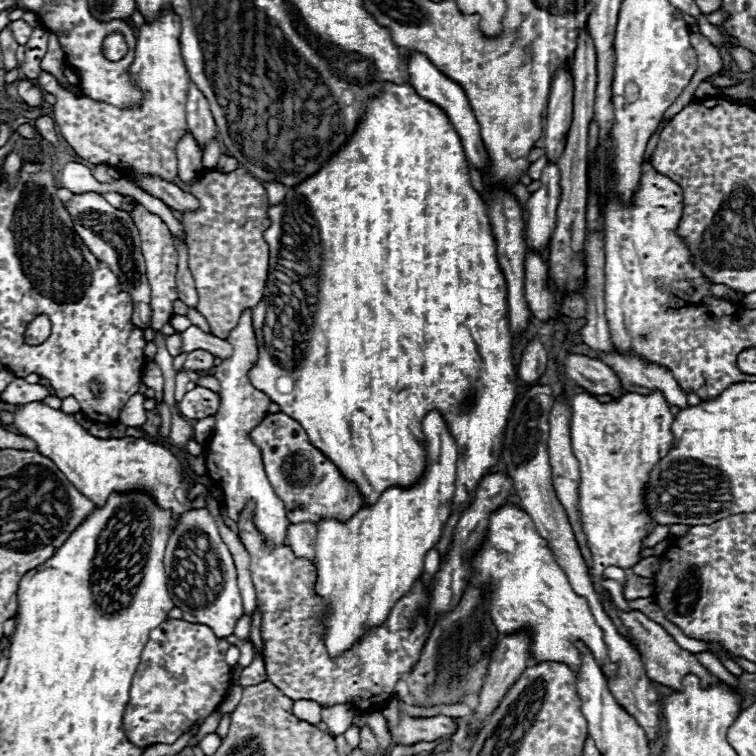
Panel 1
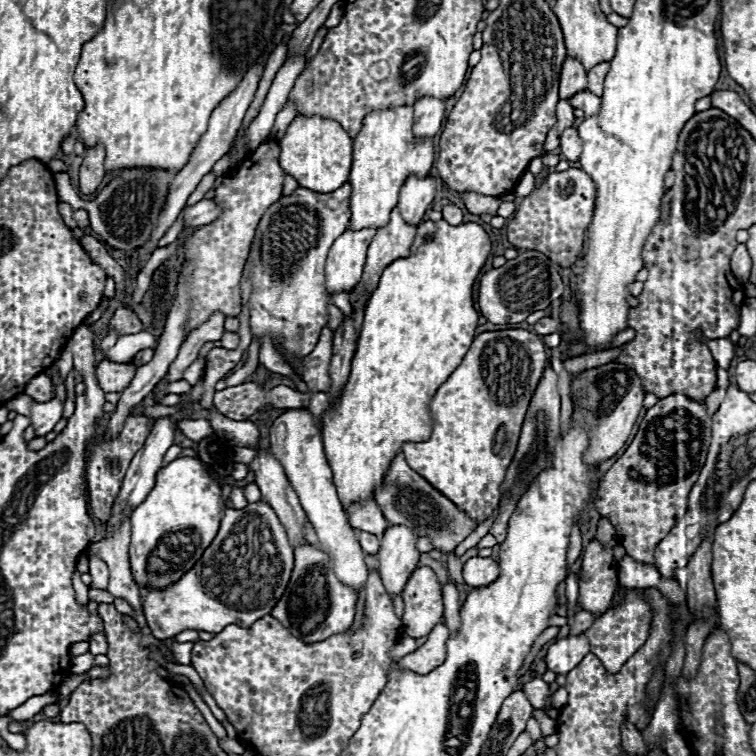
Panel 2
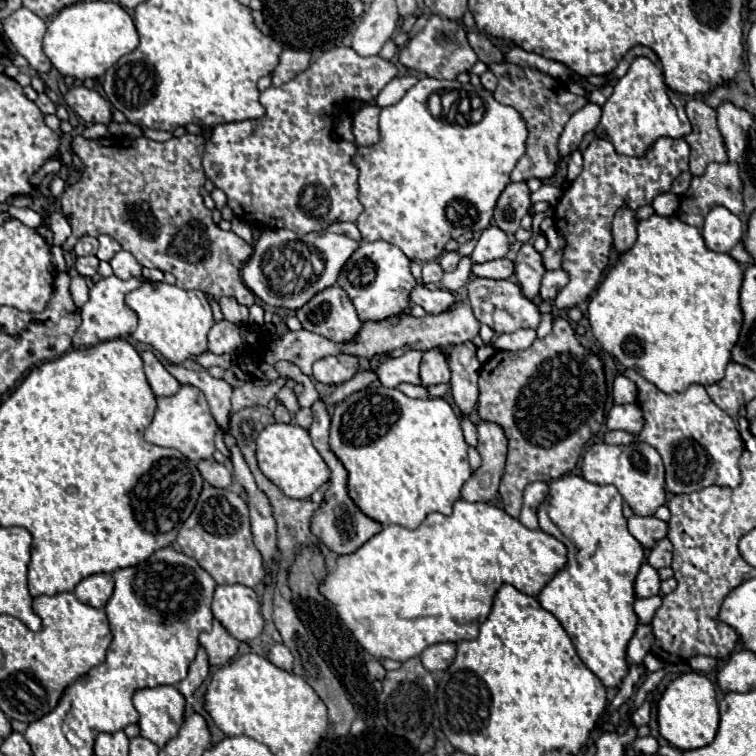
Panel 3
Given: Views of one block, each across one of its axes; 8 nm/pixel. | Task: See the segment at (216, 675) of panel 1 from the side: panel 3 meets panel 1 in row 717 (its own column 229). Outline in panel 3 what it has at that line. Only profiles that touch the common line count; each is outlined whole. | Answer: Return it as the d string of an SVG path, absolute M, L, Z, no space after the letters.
M334 46L332 50L326 50L314 64L310 64L310 68L306 68L304 72L300 72L296 78L292 78L290 82L282 84L282 86L270 86L268 90L264 90L260 94L260 104L266 108L266 116L264 118L258 118L258 120L246 120L246 122L232 122L232 124L220 124L220 126L214 126L212 128L212 138L206 142L206 152L204 152L204 158L202 158L202 168L204 168L204 174L206 178L210 178L214 182L216 188L220 188L226 198L228 198L228 206L232 208L234 216L248 222L248 224L260 224L264 228L288 228L296 234L308 234L308 232L318 232L318 230L324 230L328 228L332 222L356 222L358 216L362 214L364 206L360 206L360 200L358 200L358 190L356 190L356 178L358 178L358 172L356 170L356 164L352 162L352 154L356 154L356 144L352 142L346 142L342 140L336 132L334 132L334 114L338 112L338 107L342 100L346 98L354 98L354 100L374 100L382 88L398 76L398 68L396 64L392 64L390 60L384 60L380 56L360 56L356 54L356 50L352 50L350 46Z

